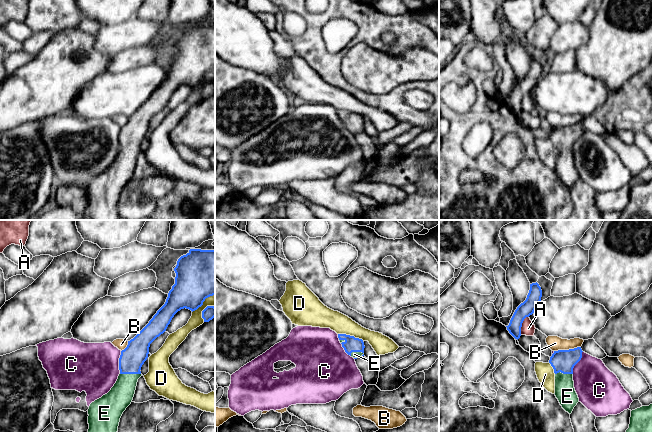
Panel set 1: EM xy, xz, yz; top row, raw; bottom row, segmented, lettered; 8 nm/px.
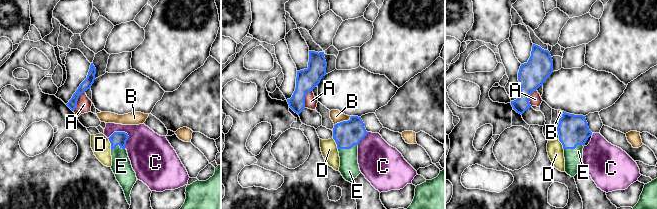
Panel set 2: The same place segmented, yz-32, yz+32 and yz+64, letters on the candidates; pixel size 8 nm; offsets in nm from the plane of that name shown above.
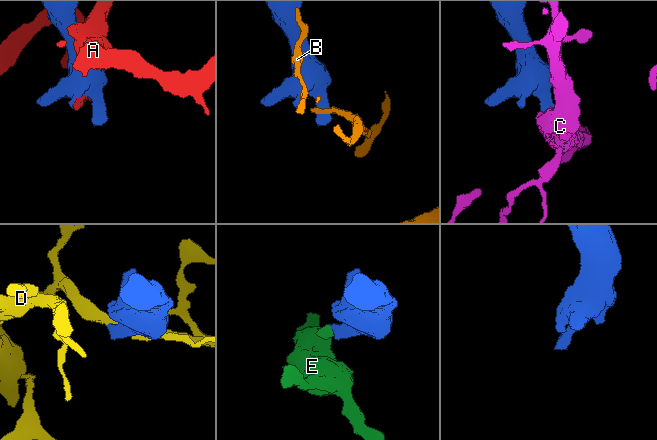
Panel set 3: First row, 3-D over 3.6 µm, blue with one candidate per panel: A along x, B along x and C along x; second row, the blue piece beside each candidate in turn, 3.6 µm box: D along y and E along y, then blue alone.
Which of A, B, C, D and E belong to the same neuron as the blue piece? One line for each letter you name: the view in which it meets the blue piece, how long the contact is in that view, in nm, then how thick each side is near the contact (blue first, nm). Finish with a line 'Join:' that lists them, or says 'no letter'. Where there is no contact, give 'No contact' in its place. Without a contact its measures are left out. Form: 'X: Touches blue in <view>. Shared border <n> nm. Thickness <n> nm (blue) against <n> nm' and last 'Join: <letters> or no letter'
E: Touches blue in xy. Shared border 170 nm. Thickness 200 nm (blue) against 200 nm
Join: E

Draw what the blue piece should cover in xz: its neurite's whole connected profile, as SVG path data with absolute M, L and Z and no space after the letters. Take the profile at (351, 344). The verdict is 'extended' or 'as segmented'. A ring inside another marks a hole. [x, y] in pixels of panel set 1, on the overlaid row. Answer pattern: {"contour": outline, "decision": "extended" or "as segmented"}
{"contour": "M338 334L338 338L345 352L357 359L358 357L364 356L364 342L362 339L355 338L354 336L346 334Z", "decision": "extended"}

